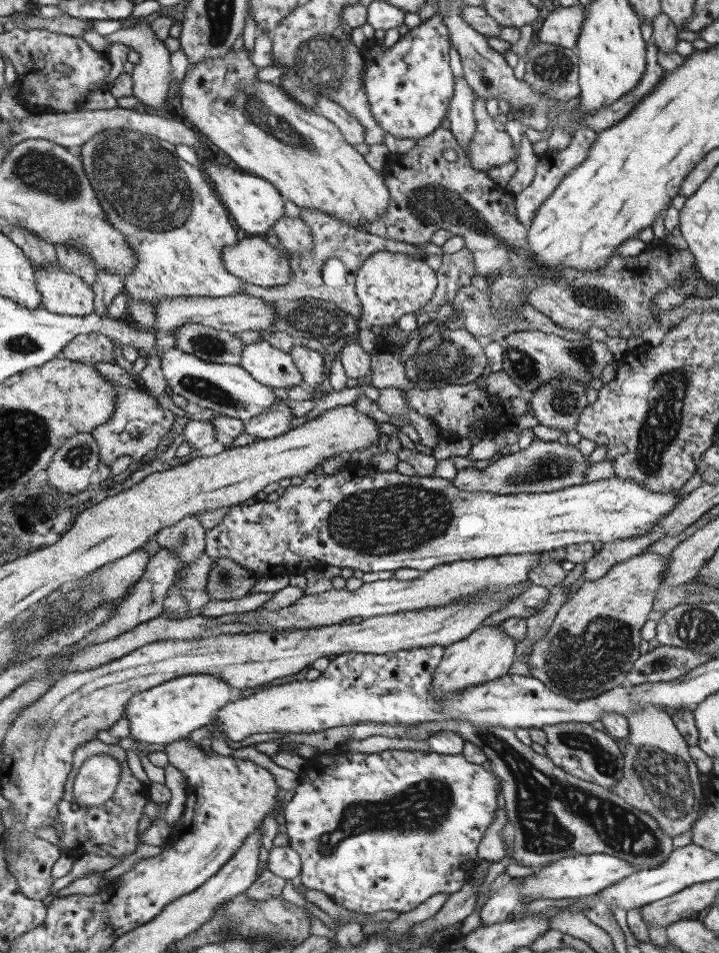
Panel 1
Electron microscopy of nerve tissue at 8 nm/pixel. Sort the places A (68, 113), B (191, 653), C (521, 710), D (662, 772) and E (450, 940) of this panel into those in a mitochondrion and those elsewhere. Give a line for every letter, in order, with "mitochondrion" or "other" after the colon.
A: other
B: other
C: other
D: mitochondrion
E: other

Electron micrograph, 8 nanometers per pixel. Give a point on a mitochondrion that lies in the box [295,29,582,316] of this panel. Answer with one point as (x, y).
(454, 209)

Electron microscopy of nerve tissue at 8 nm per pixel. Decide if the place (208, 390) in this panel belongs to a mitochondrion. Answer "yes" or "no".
yes

